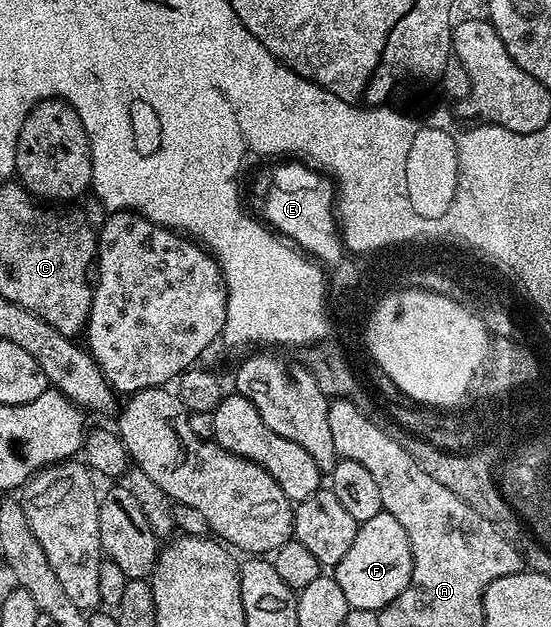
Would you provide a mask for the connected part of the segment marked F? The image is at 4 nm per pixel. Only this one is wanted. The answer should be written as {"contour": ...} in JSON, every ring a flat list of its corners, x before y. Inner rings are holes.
{"contour":[[382,512,375,519,367,519,357,526,355,543,347,550,347,555,339,559,335,567,335,576,339,587,343,587,343,595,347,595,350,609,382,609,395,595,407,587,411,579,411,571,415,562,411,555,411,543,407,539,407,531,399,524,395,515]]}

